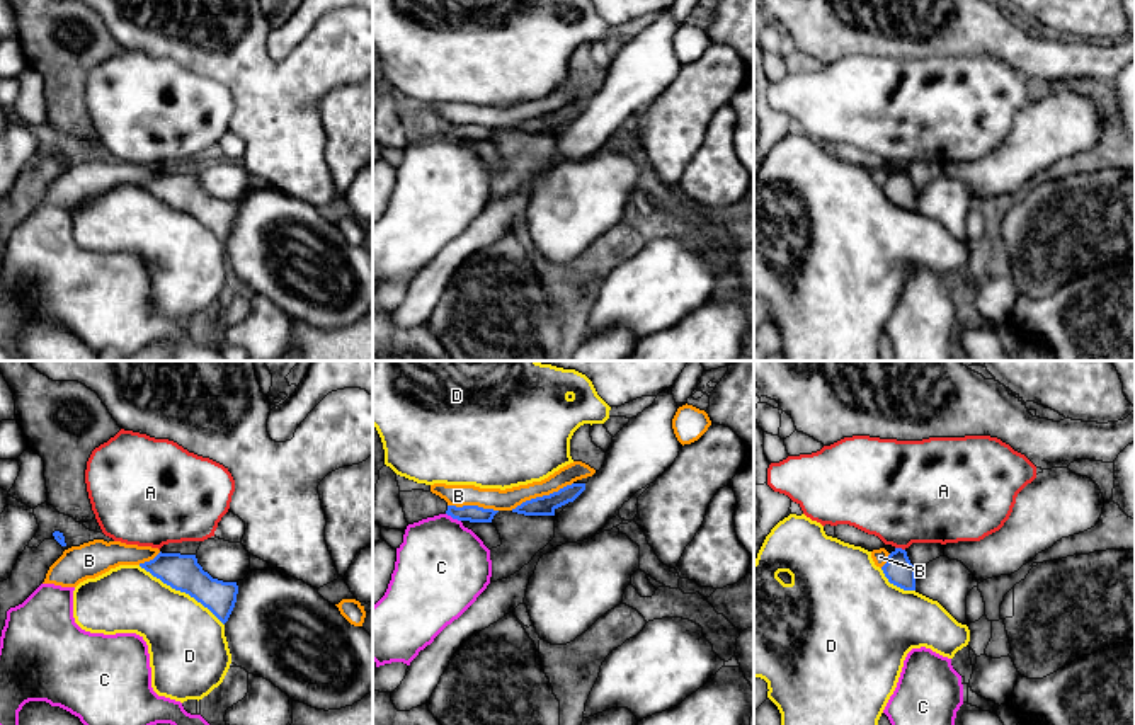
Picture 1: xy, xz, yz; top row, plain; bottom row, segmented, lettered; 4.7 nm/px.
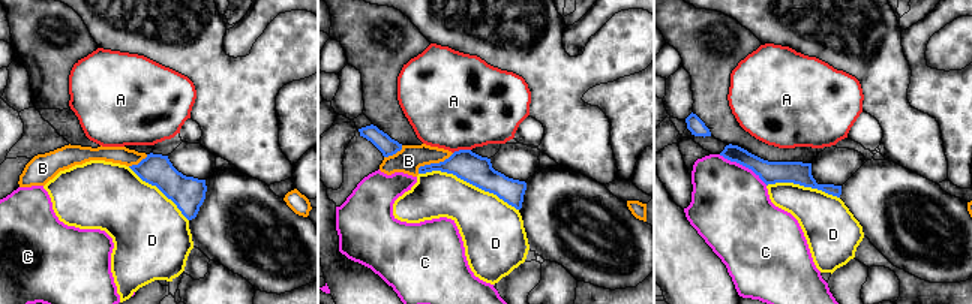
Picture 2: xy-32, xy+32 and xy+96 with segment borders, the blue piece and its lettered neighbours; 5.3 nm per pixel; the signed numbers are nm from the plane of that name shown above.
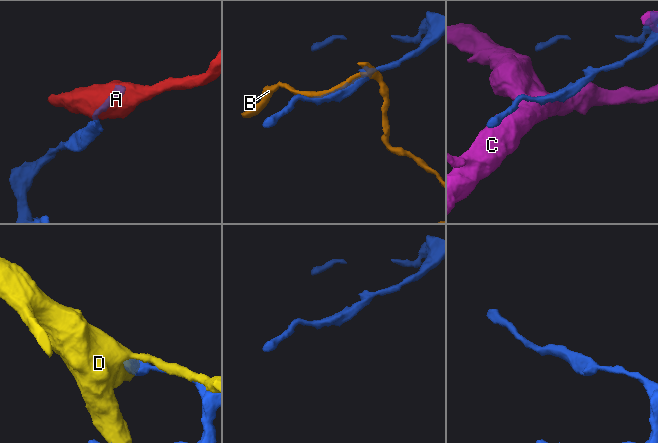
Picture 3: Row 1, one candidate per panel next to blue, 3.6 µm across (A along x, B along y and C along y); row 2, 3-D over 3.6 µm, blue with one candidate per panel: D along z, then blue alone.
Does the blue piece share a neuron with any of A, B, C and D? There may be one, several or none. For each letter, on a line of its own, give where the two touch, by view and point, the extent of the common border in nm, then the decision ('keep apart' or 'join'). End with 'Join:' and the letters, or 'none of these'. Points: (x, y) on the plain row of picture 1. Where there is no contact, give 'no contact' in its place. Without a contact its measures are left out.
A: yz (901, 167) | 50 nm | keep apart
B: xz (543, 114) | 320 nm | keep apart
C: xz (453, 137) | 80 nm | keep apart
D: xy (181, 210) | 500 nm | keep apart
Join: none of these

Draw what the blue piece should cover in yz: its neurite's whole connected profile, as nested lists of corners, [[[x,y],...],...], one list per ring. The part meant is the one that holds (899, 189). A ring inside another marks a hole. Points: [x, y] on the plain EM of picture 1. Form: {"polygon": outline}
{"polygon": [[[895,167],[888,174],[888,179],[881,186],[881,189],[890,203],[893,203],[904,209],[915,209],[915,191],[917,189],[910,182],[905,168]]]}

